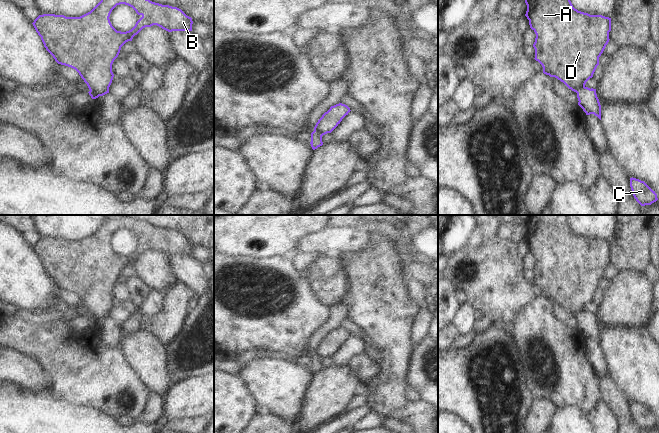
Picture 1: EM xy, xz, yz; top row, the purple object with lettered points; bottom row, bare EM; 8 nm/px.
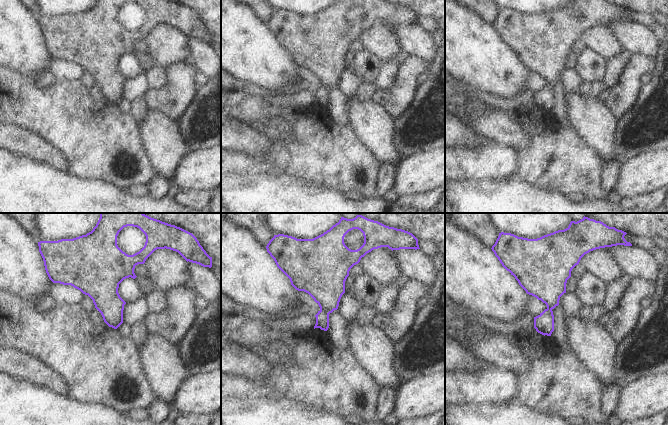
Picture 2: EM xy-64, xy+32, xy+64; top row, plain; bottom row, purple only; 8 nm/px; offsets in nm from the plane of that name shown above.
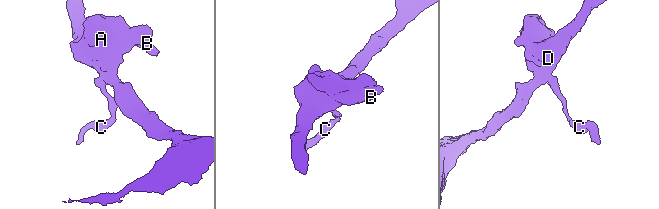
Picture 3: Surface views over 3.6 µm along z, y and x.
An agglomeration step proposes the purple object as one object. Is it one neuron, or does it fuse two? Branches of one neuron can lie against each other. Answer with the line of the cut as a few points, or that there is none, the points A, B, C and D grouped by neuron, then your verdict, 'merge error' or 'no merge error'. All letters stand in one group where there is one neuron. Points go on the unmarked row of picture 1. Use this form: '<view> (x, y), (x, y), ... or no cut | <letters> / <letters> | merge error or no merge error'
yz (584, 310), (576, 316) | A B D / C | merge error

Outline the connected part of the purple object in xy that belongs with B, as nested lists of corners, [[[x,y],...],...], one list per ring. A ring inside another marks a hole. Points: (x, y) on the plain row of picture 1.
[[[121,215],[119,218],[105,216],[101,225],[90,236],[80,241],[43,238],[39,239],[32,248],[41,261],[44,271],[55,285],[75,293],[89,314],[98,322],[109,317],[114,301],[112,288],[118,281],[121,271],[126,266],[132,265],[143,252],[157,249],[168,256],[192,255],[193,245],[177,231],[162,229],[128,215]],[[120,228],[132,231],[138,239],[142,240],[135,250],[126,256],[117,255],[109,243],[112,234]]]

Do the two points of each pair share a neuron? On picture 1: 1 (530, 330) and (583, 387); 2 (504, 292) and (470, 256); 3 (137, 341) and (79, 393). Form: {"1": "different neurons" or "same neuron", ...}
{"1": "same neuron", "2": "same neuron", "3": "different neurons"}

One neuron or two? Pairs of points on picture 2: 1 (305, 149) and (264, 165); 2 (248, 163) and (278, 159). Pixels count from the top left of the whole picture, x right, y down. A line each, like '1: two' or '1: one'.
1: two
2: one

